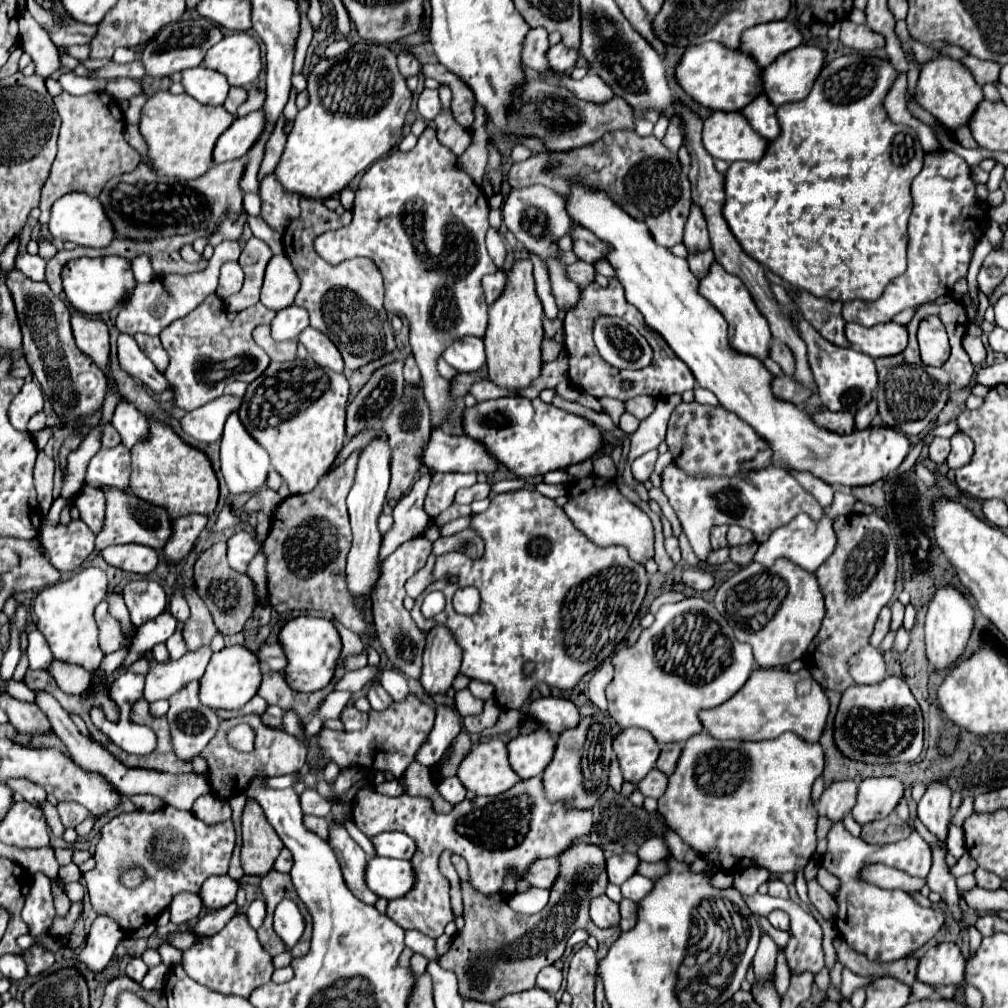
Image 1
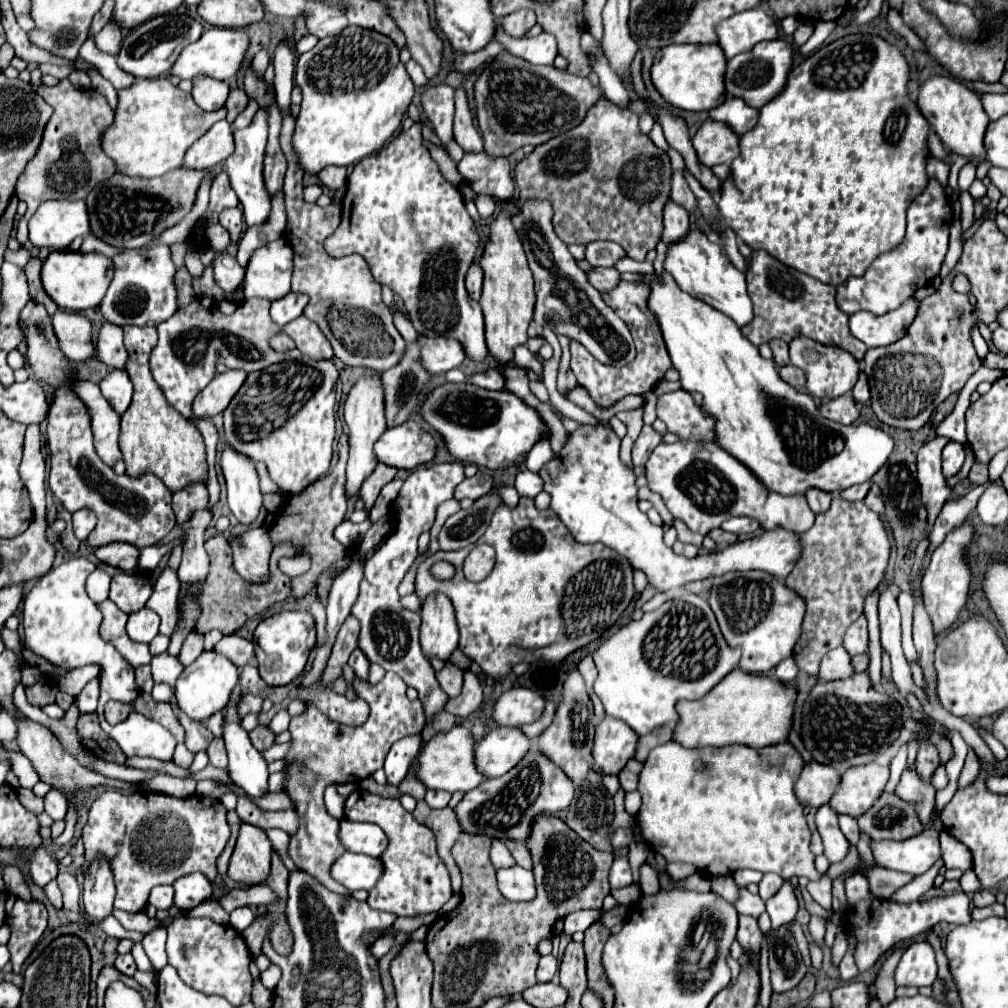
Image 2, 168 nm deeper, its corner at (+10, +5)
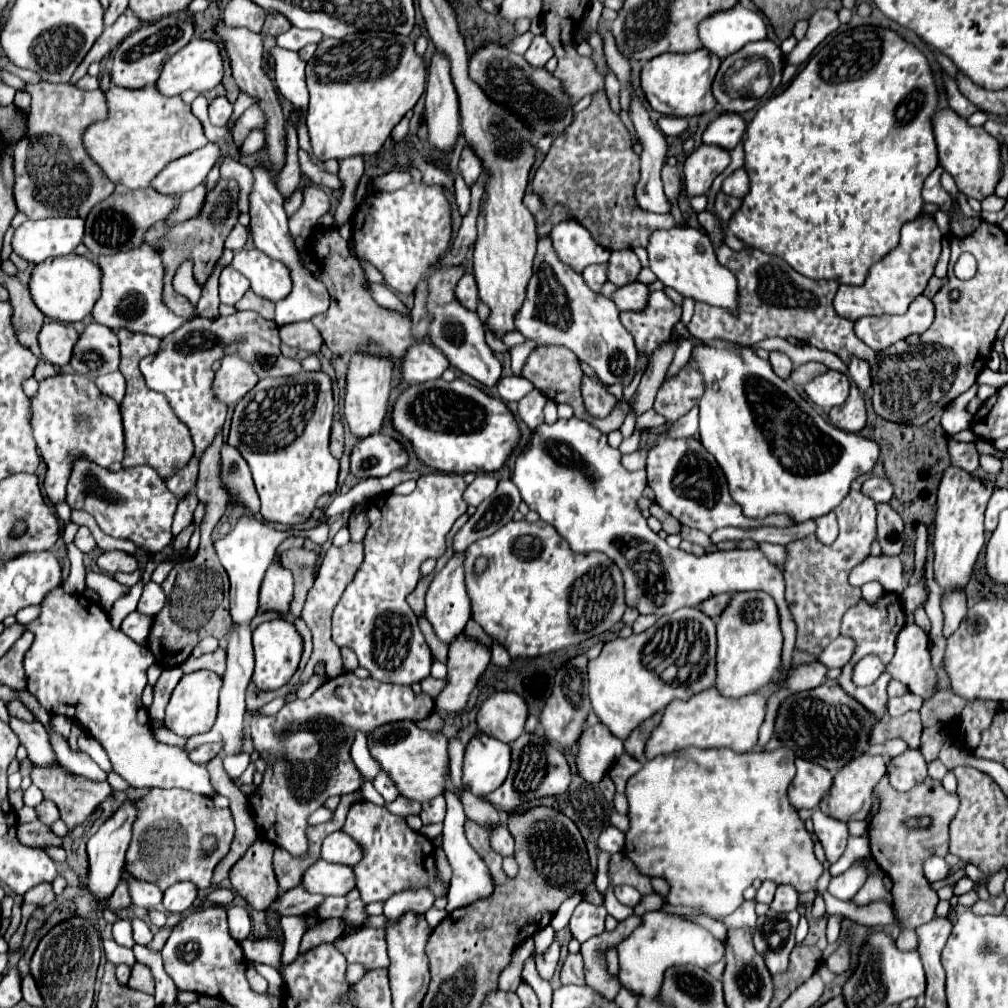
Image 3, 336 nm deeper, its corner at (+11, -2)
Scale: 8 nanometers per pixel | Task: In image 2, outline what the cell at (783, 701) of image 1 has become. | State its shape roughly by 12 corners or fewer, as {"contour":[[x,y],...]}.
{"contour":[[733,669],[677,703],[683,747],[765,747],[791,731],[795,687]]}

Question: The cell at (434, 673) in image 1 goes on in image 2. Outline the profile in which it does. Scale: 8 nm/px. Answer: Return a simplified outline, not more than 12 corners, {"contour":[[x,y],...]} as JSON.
{"contour":[[445,593],[421,607],[425,657],[449,659],[459,643]]}

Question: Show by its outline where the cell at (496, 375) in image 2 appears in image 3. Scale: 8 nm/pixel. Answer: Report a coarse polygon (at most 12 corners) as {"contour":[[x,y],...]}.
{"contour":[[512,378],[508,394],[500,396],[506,402],[524,398],[534,390],[526,378]]}

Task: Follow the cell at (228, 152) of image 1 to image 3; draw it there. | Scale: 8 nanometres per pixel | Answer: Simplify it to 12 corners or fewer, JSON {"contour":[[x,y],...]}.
{"contour":[[218,144],[178,158],[152,186],[182,194],[222,160]]}

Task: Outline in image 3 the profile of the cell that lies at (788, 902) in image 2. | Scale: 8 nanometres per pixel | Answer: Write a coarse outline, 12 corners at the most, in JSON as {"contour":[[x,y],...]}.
{"contour":[[778,886],[770,910],[798,910],[798,892]]}

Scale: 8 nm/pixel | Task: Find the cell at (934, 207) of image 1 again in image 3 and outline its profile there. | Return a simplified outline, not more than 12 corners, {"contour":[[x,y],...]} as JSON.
{"contour":[[932,214],[902,226],[898,246],[862,286],[840,286],[848,320],[904,314],[940,256]]}

